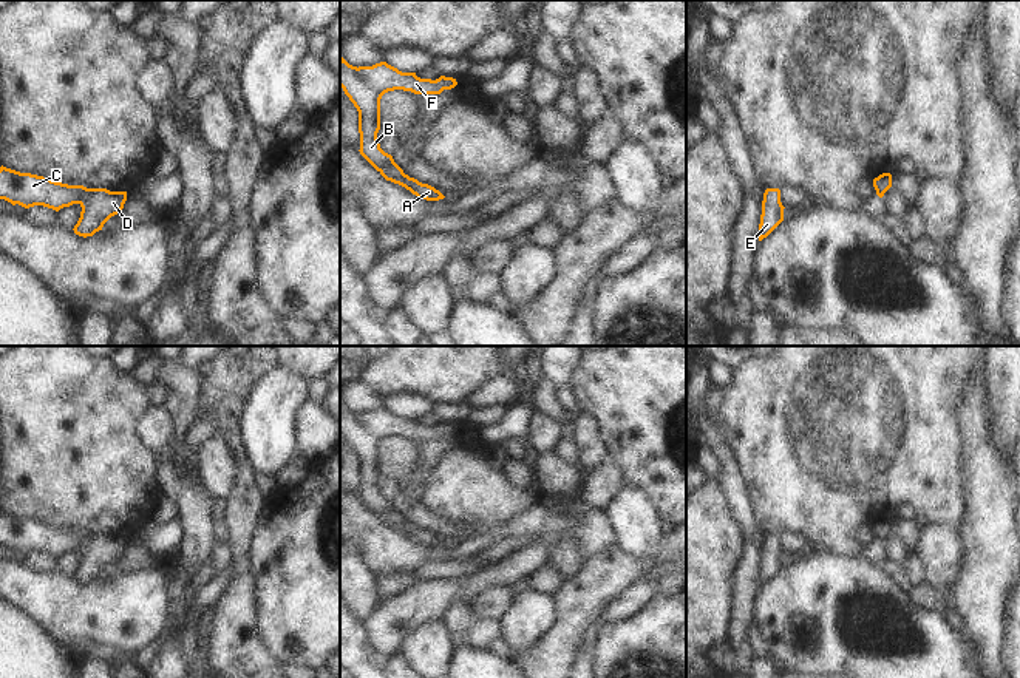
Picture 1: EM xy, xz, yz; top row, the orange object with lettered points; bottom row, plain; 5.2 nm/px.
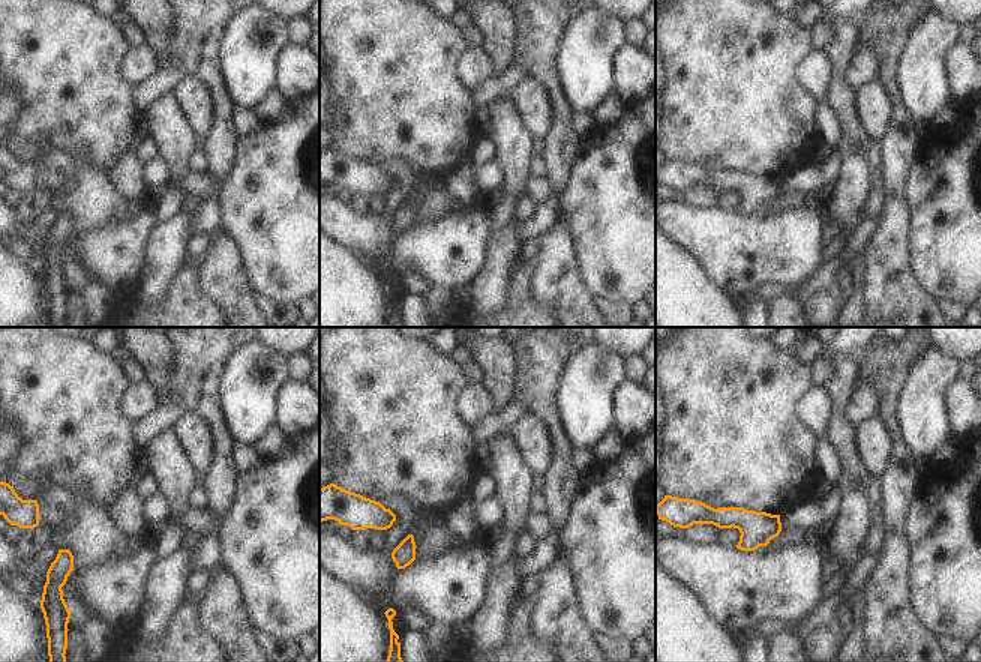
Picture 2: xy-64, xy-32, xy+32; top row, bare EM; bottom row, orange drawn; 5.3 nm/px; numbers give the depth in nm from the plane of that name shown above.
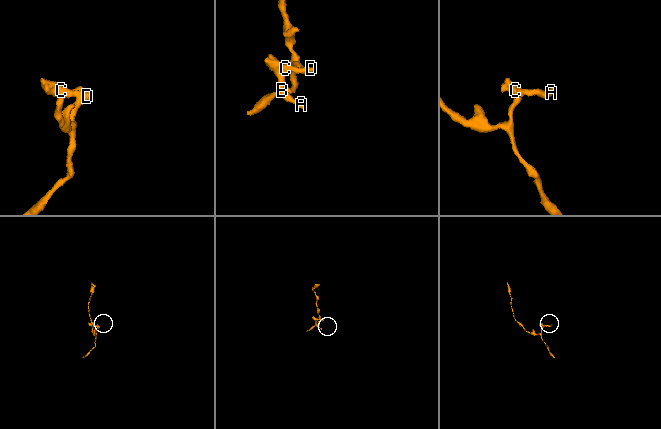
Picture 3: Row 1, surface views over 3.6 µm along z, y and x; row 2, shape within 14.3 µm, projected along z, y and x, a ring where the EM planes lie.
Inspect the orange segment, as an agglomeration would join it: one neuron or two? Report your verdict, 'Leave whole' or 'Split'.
Leave whole

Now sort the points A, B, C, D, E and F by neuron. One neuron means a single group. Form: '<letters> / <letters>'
A B C D E F

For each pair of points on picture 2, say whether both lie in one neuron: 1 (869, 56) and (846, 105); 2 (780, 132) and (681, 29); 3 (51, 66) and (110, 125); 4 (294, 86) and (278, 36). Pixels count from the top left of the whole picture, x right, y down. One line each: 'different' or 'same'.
1: different
2: same
3: same
4: different

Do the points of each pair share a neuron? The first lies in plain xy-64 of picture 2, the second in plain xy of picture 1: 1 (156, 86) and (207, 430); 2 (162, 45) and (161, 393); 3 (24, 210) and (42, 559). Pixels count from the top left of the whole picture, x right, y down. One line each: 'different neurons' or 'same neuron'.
1: same neuron
2: different neurons
3: same neuron

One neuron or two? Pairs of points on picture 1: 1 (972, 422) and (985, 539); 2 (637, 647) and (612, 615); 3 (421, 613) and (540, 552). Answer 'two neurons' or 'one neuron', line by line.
1: one neuron
2: two neurons
3: one neuron

